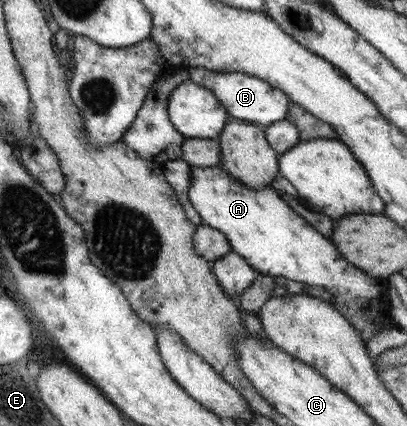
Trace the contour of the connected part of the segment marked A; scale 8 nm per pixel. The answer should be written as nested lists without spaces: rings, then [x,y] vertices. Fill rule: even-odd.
[[[193,165],[190,173],[192,182],[188,198],[201,216],[202,223],[221,230],[232,245],[232,252],[244,257],[253,269],[271,277],[301,281],[305,286],[323,287],[327,293],[331,293],[332,304],[359,330],[365,341],[389,328],[385,321],[377,320],[387,311],[377,309],[377,305],[369,305],[385,295],[384,278],[373,277],[351,265],[333,242],[293,211],[271,185],[251,189],[219,165]]]

